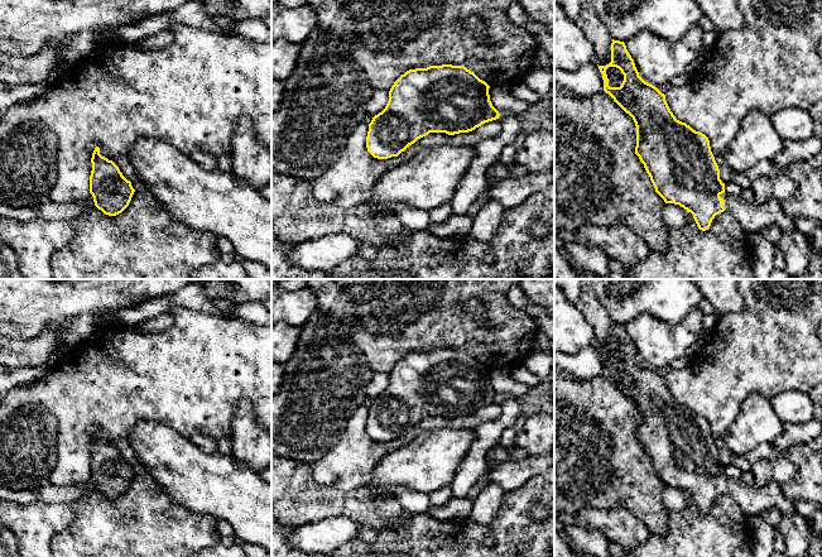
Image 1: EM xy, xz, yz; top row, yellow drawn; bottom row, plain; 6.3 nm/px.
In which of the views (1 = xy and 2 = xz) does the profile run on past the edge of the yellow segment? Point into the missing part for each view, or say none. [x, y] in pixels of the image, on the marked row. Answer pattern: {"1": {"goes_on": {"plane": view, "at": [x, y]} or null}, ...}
{"1": {"goes_on": null}, "2": {"goes_on": null}}

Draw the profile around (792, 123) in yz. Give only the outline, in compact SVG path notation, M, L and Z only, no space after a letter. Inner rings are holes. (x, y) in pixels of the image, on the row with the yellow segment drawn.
M785 107L771 115L771 123L784 140L807 140L814 135L814 120L807 110Z

